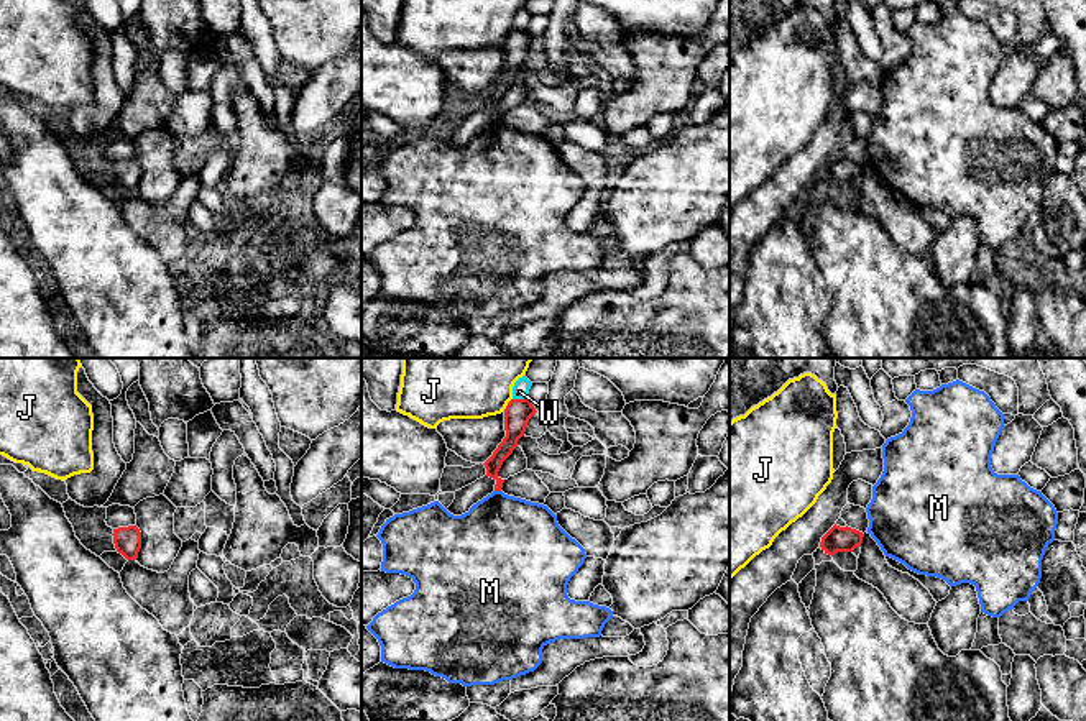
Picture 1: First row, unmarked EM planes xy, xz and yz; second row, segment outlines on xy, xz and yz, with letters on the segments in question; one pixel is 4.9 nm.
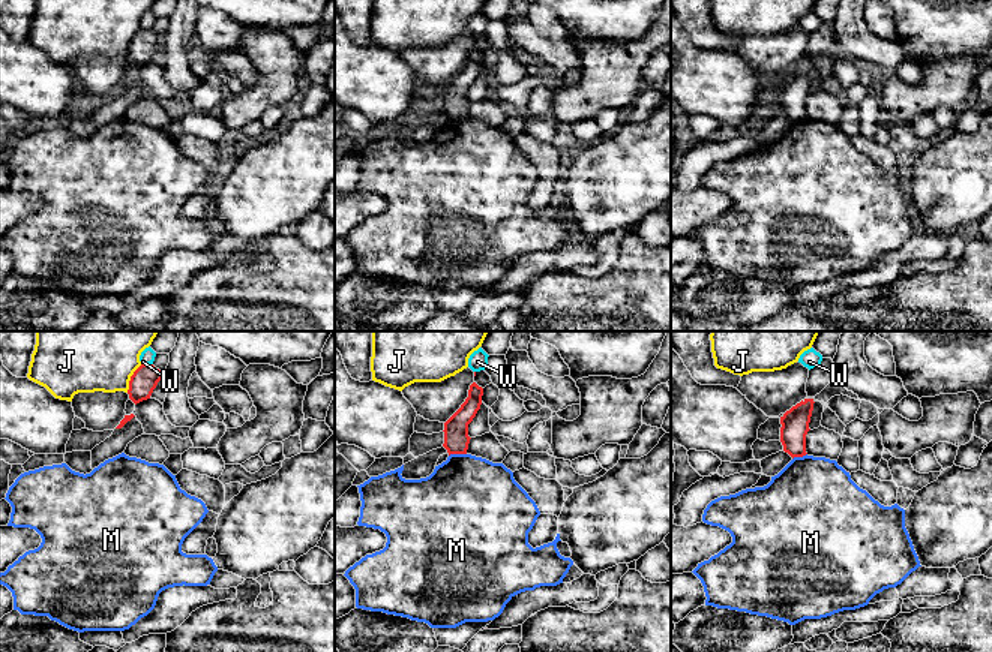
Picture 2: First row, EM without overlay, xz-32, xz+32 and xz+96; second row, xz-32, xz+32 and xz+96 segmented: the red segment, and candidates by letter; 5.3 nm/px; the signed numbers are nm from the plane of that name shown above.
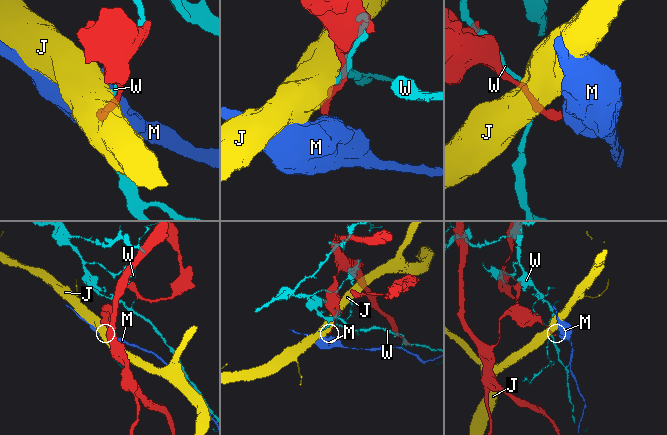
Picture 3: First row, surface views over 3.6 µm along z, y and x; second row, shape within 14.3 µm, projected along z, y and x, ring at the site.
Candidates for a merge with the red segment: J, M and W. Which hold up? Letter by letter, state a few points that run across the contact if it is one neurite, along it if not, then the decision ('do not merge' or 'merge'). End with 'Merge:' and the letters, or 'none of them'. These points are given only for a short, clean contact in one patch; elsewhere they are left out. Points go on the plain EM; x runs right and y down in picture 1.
J: line xz (511, 30), (503, 41); do not merge
M: line xz (495, 122), (500, 123); do not merge
W: do not merge
Merge: none of them

